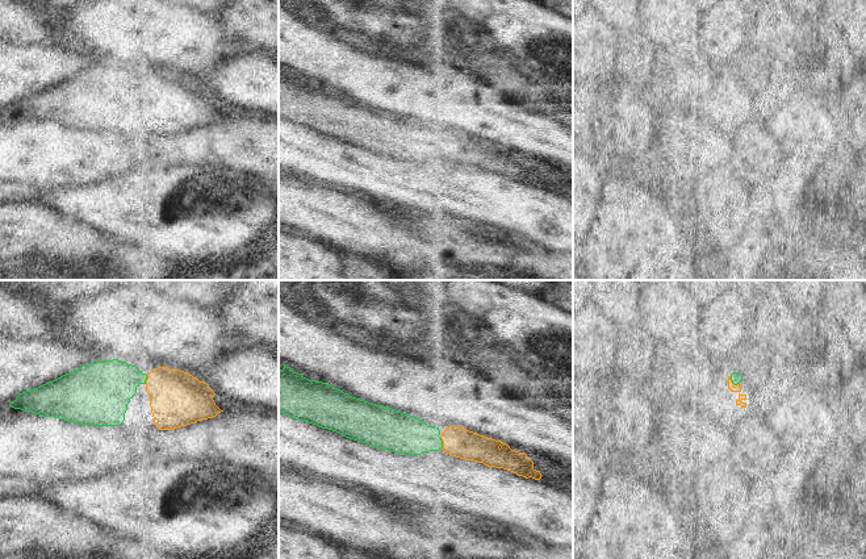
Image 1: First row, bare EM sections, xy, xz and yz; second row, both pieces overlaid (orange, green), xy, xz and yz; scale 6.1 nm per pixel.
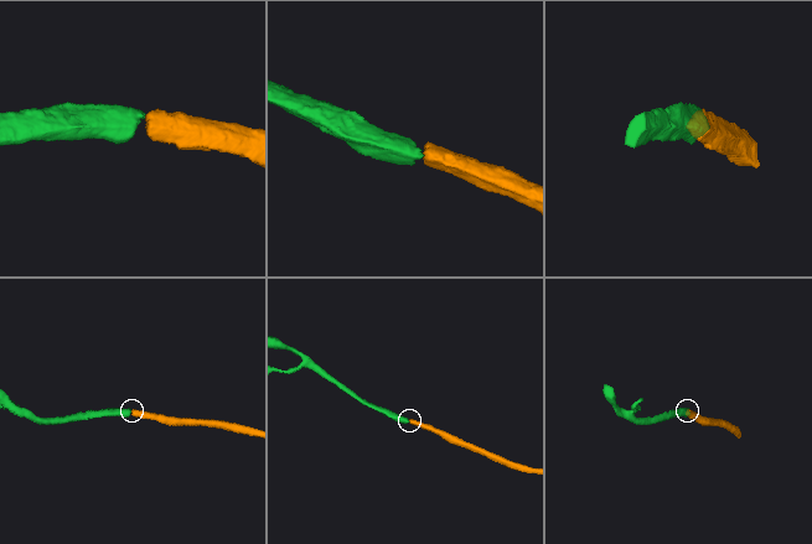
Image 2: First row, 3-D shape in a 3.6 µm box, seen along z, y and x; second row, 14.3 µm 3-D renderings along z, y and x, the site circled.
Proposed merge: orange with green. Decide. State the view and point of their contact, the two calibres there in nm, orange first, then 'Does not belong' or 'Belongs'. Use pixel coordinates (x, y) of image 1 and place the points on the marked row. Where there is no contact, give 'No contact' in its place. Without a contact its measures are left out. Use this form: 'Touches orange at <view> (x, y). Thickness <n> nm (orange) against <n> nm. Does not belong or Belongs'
Touches orange at yz (732, 383). Thickness 50 nm (orange) against 70 nm. Belongs.

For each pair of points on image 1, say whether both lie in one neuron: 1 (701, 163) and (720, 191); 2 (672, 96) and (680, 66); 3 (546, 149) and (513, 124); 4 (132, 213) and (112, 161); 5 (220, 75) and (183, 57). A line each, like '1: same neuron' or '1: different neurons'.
1: different neurons
2: same neuron
3: same neuron
4: different neurons
5: different neurons

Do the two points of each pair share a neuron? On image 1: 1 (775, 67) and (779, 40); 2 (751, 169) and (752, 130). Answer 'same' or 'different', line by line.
1: different
2: same

